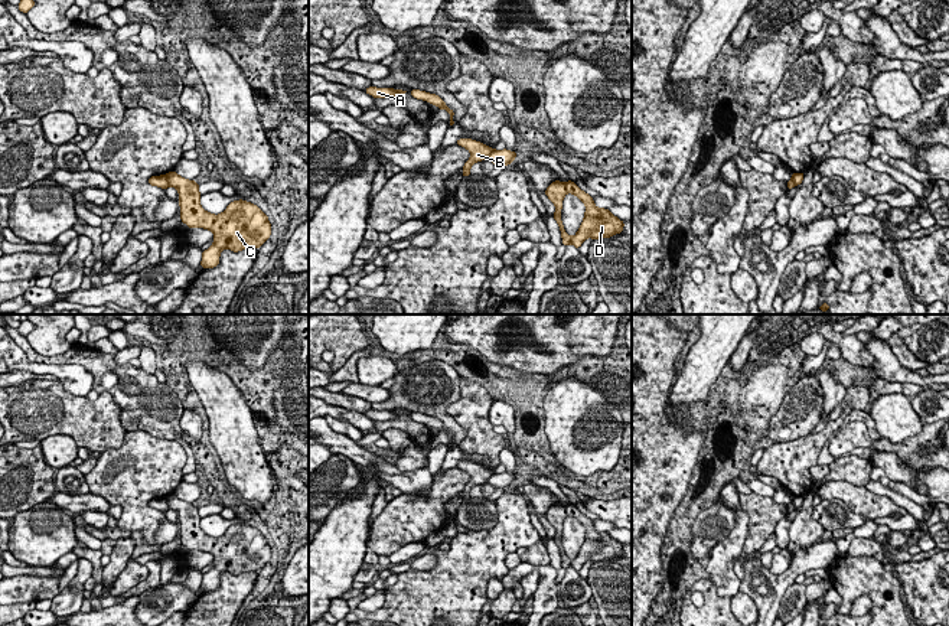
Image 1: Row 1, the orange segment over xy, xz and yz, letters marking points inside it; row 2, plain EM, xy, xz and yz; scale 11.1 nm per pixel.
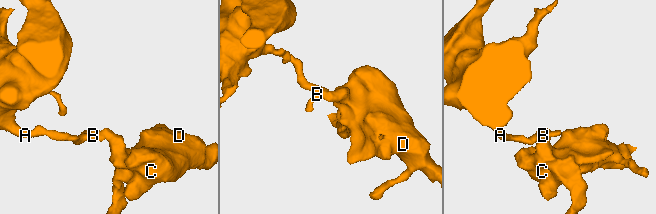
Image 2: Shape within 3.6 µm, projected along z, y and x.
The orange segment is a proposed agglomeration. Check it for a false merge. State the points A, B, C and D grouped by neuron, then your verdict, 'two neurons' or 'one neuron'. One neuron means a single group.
A B / C D; two neurons

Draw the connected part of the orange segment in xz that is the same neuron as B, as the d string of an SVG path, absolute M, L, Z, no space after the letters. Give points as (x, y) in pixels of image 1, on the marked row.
M459 138L457 143L459 146L467 149L470 151L470 159L464 163L463 166L463 177L467 177L470 175L470 167L476 163L476 162L482 162L485 160L495 149L490 149L489 146L472 140L472 138Z

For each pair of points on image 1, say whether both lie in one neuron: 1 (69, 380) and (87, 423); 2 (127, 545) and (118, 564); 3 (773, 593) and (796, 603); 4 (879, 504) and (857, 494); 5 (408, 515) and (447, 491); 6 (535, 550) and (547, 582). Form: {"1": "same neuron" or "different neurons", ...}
{"1": "different neurons", "2": "same neuron", "3": "different neurons", "4": "same neuron", "5": "same neuron", "6": "different neurons"}

